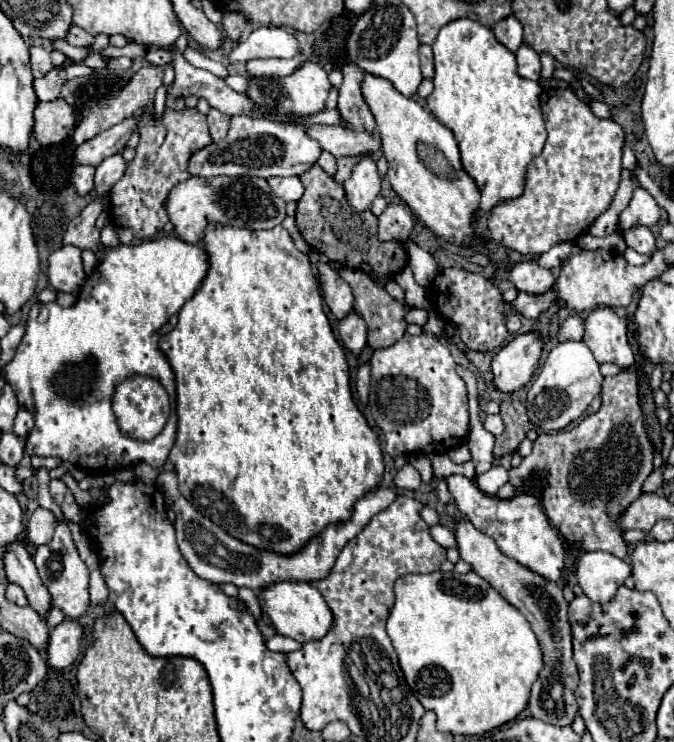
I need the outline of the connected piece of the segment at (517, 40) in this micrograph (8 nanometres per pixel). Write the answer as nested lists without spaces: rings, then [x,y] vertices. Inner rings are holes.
[[[507,16],[501,22],[493,26],[495,38],[505,44],[511,52],[517,52],[517,48],[523,44],[523,26],[515,16]]]

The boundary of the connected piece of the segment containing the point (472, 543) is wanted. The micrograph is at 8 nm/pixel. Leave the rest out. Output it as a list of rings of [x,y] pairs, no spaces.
[[[455,518],[455,538],[457,538],[457,550],[459,556],[475,570],[483,580],[487,580],[509,604],[513,604],[531,624],[541,652],[543,652],[543,670],[539,672],[537,682],[531,688],[529,698],[529,710],[531,716],[545,720],[555,726],[567,726],[573,722],[577,714],[577,702],[575,702],[575,688],[579,682],[577,666],[573,660],[573,636],[571,636],[571,624],[567,618],[567,600],[563,598],[563,590],[559,584],[553,584],[545,580],[543,576],[531,572],[529,568],[521,566],[507,554],[503,554],[493,538],[479,532],[467,518]]]

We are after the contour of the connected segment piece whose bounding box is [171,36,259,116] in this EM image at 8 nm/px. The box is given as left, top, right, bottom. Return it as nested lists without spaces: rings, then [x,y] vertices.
[[[181,36],[181,40],[177,40],[177,44],[171,50],[173,68],[175,68],[175,84],[173,84],[175,96],[195,94],[197,98],[205,98],[211,104],[211,108],[217,108],[227,116],[235,116],[235,114],[259,116],[255,114],[255,104],[249,98],[245,98],[245,94],[231,90],[215,74],[191,66],[183,56],[185,44],[187,44],[187,36]]]

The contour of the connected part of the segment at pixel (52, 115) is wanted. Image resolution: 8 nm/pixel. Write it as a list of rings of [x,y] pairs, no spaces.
[[[63,98],[51,102],[39,102],[35,106],[33,134],[41,146],[59,144],[65,140],[77,122],[77,110]]]

